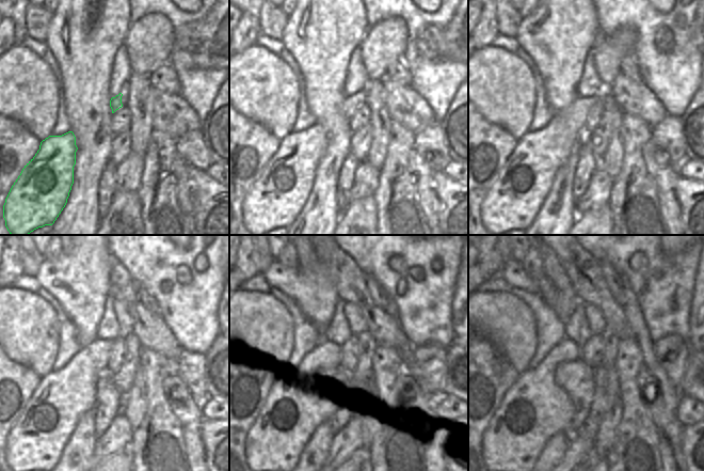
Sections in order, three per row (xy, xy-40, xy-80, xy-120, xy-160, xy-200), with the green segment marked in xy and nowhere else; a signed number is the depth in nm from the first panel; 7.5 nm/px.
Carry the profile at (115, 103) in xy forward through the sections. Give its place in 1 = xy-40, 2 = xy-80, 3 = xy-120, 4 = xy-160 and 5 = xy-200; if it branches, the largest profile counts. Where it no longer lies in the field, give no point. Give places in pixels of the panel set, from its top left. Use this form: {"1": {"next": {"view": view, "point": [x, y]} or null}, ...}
{"1": {"next": {"view": "xy-40", "point": [350, 105]}}, "2": {"next": {"view": "xy-80", "point": [514, 199]}}, "3": {"next": {"view": "xy-120", "point": [35, 441]}}, "4": {"next": {"view": "xy-160", "point": [301, 401]}}, "5": {"next": {"view": "xy-200", "point": [534, 408]}}}

